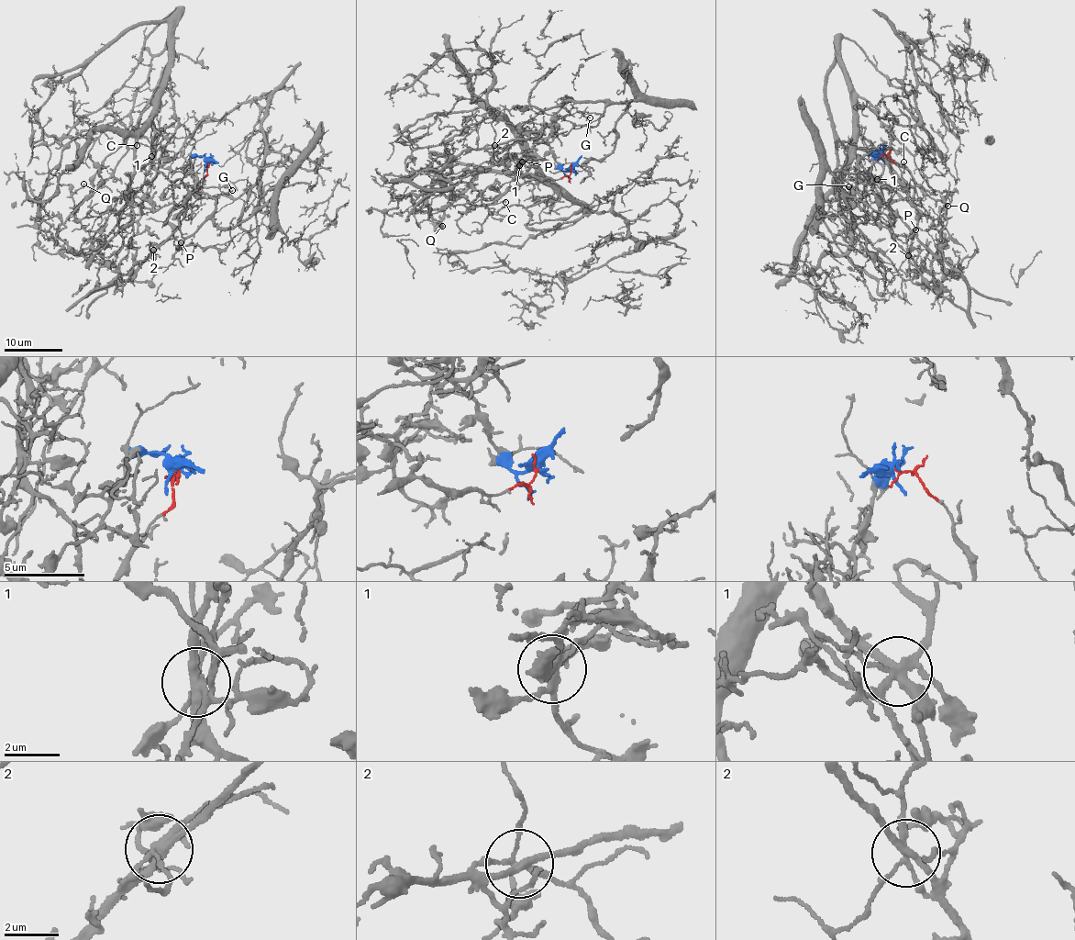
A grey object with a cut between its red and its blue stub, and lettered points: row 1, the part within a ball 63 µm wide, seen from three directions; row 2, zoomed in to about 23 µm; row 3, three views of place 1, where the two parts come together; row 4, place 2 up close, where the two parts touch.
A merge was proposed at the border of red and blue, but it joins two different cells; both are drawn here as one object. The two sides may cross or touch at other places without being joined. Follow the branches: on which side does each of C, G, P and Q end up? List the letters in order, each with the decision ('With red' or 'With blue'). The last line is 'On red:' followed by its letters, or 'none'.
C: With red
G: With blue
P: With red
Q: With blue
On red: C, P

